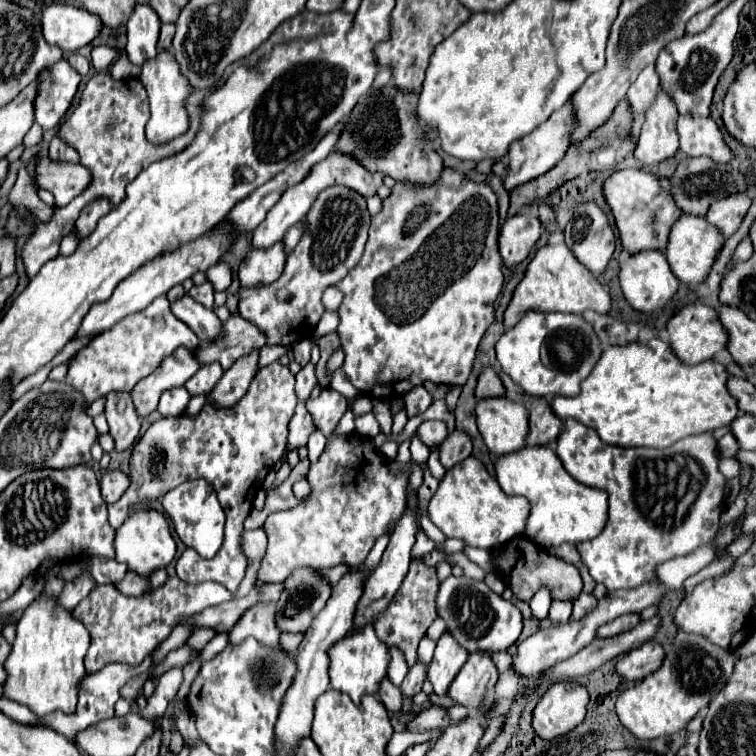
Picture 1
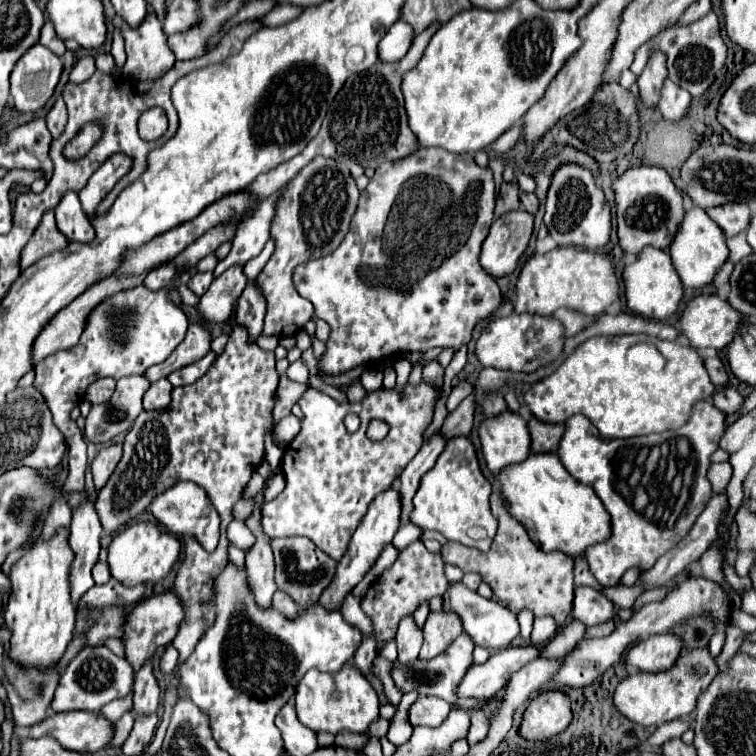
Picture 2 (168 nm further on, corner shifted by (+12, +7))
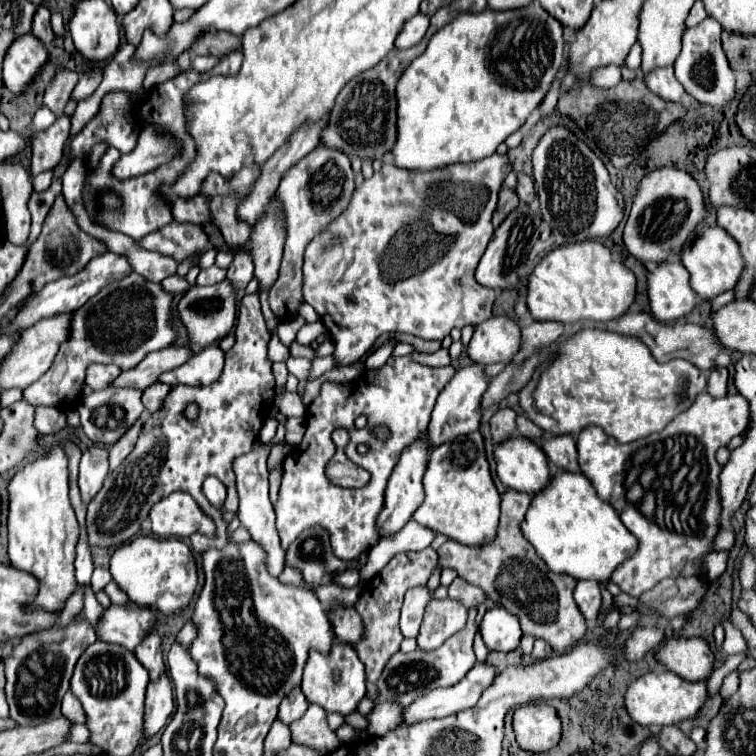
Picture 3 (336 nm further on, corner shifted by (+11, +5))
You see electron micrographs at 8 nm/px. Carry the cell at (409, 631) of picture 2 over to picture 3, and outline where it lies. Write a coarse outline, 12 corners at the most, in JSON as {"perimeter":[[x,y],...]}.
{"perimeter":[[415,586],[405,594],[401,632],[417,638],[431,590]]}

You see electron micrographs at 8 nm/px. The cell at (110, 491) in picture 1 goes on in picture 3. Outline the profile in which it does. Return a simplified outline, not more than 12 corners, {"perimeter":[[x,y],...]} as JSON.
{"perimeter":[[143,418],[109,448],[111,470],[129,456],[143,426]]}

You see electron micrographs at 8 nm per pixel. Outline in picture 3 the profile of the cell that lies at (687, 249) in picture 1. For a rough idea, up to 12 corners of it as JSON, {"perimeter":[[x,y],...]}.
{"perimeter":[[719,226],[683,250],[691,288],[703,298],[733,290],[745,268]]}

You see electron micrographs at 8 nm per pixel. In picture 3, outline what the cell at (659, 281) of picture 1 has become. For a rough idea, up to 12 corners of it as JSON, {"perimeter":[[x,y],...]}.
{"perimeter":[[681,262],[649,272],[651,312],[685,318],[697,304]]}

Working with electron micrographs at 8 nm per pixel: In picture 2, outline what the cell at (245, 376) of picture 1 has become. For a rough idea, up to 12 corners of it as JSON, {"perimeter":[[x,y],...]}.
{"perimeter":[[250,282],[238,298],[232,328],[244,324],[256,340],[262,332],[266,302]]}

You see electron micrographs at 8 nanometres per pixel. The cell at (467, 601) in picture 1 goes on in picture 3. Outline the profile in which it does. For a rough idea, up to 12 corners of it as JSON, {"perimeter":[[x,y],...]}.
{"perimeter":[[487,610],[479,626],[489,650],[511,652],[523,636],[519,618]]}

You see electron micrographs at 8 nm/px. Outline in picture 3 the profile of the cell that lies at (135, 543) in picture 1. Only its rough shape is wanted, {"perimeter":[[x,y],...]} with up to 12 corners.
{"perimeter":[[139,536],[111,574],[141,608],[177,614],[197,564],[177,538]]}

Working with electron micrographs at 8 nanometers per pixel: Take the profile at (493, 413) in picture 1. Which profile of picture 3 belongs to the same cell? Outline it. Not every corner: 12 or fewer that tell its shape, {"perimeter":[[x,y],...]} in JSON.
{"perimeter":[[517,436],[495,448],[499,480],[537,494],[551,482],[541,446]]}

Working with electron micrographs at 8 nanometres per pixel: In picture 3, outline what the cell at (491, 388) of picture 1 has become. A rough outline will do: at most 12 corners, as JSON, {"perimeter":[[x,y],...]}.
{"perimeter":[[503,408],[491,418],[495,444],[517,436],[511,408]]}

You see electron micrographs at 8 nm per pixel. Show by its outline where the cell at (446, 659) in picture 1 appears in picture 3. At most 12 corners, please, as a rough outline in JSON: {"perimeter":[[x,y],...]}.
{"perimeter":[[433,598],[417,636],[421,650],[439,648],[463,630],[467,608]]}

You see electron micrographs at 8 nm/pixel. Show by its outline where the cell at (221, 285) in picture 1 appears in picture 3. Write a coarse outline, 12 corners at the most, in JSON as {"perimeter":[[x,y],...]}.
{"perimeter":[[243,166],[233,182],[205,178],[211,220],[229,246],[249,240],[237,206],[253,190],[261,166]]}

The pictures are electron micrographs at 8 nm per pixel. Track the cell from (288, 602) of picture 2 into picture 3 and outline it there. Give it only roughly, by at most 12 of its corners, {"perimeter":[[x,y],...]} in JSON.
{"perimeter":[[293,566],[281,572],[283,584],[301,584],[301,572]]}

